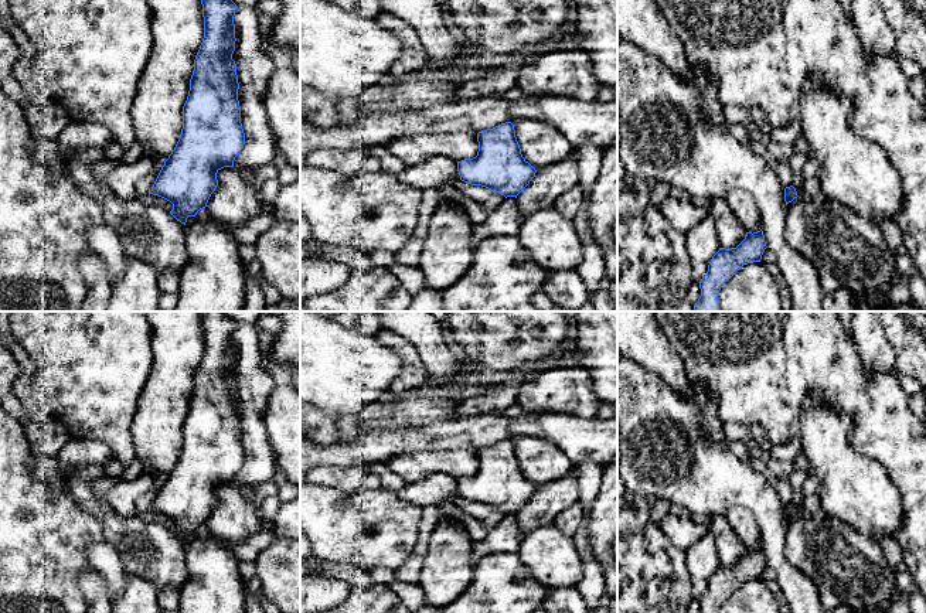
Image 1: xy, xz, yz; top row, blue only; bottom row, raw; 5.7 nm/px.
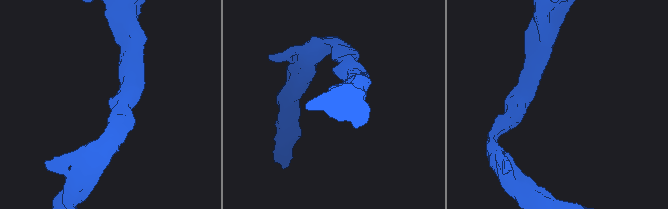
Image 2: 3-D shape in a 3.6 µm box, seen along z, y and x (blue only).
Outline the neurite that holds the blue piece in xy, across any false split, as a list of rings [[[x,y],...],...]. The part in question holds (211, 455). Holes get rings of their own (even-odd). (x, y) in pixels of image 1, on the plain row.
[[[202,311],[201,321],[204,355],[183,423],[181,452],[150,508],[170,518],[170,531],[184,542],[207,524],[217,490],[234,484],[245,462],[232,377],[236,321],[225,311]]]

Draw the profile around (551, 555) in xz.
[[[555,524],[524,534],[517,555],[548,589],[576,586],[583,576],[583,561],[573,538]]]

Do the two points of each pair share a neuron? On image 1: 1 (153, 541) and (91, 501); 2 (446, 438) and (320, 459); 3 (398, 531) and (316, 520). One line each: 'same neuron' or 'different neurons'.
1: same neuron
2: same neuron
3: same neuron

